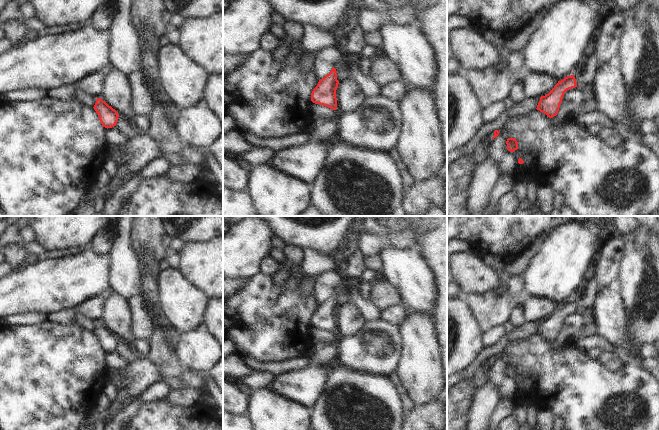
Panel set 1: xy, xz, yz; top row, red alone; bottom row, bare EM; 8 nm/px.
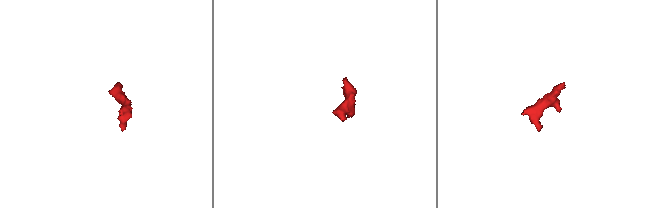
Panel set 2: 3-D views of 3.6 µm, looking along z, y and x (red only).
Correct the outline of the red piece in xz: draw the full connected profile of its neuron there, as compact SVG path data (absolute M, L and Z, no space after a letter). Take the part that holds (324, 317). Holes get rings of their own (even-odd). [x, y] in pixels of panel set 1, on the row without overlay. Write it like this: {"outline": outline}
{"outline": "M333 291L329 298L319 304L317 310L311 317L311 325L330 333L337 333L336 314L339 305L337 304L337 295Z"}

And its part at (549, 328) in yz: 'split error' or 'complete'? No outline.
split error

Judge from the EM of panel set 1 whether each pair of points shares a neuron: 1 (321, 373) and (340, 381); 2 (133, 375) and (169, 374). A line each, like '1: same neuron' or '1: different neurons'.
1: different neurons
2: different neurons

